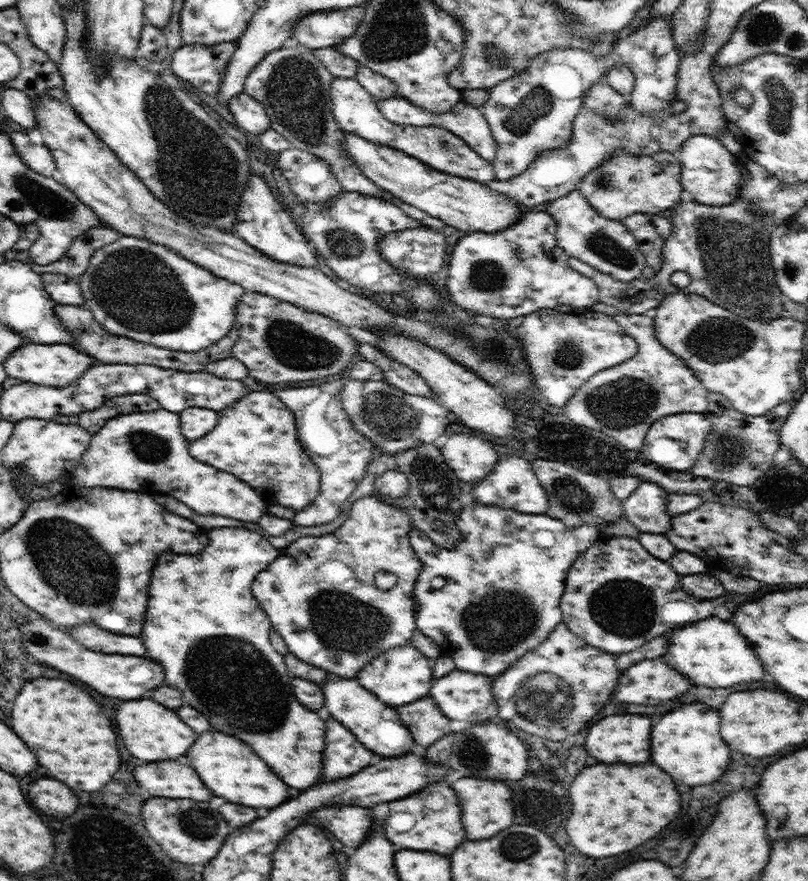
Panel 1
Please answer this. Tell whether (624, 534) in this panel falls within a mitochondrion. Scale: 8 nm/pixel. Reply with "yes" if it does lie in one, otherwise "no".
no

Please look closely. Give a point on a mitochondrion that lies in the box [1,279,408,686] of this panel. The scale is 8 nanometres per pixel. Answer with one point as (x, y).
(67, 557)

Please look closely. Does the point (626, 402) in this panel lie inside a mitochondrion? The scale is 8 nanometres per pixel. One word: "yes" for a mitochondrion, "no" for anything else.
yes

